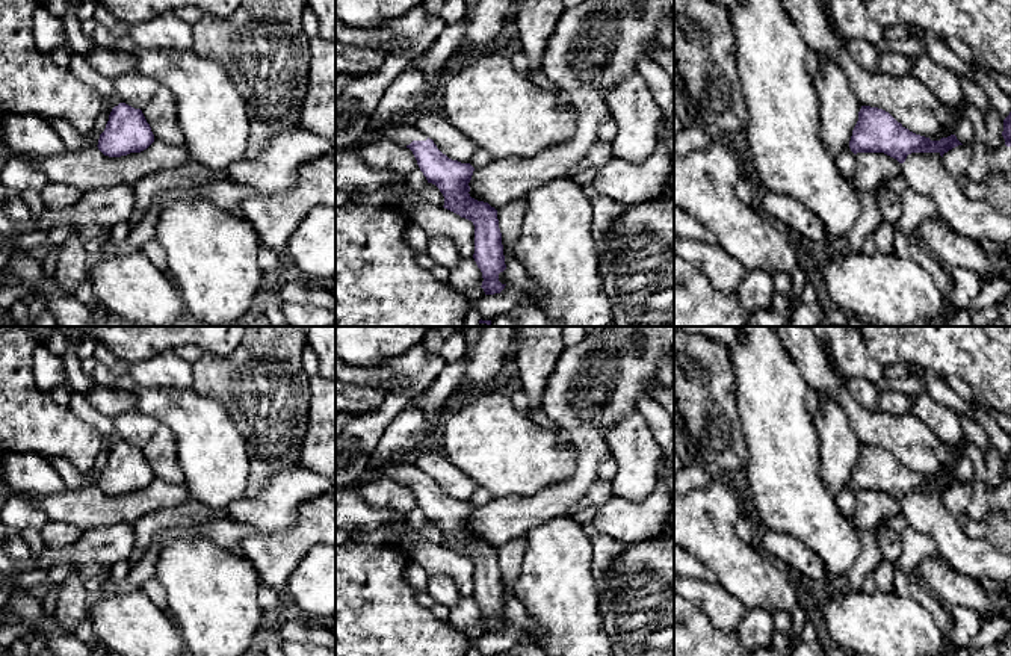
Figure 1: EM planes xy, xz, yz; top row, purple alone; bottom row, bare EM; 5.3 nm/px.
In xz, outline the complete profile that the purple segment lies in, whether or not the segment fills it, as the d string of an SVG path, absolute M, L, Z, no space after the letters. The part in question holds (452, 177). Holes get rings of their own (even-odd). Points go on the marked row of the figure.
M388 121L378 127L375 138L384 138L396 142L397 145L407 147L413 151L417 165L428 183L435 184L444 196L444 209L459 215L473 222L475 225L475 254L473 258L482 272L482 289L485 295L500 293L506 284L499 281L499 274L506 269L502 233L499 228L497 210L488 203L478 201L470 196L470 180L475 168L470 163L461 163L458 160L449 159L443 154L432 139L423 135L416 125L397 124L396 121Z

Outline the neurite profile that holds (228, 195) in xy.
M227 178L213 180L209 184L168 189L154 195L150 209L145 212L141 222L131 227L128 237L122 243L115 243L110 239L101 246L101 257L106 255L131 255L156 237L156 225L159 212L169 203L177 200L199 200L206 198L224 210L236 210L248 196L260 195L258 190L230 181Z

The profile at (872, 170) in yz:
M857 153L854 183L866 192L902 174L902 163L884 153Z

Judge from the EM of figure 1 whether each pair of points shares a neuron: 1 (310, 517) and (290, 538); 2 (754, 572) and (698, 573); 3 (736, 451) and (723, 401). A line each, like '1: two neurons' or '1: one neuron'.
1: one neuron
2: two neurons
3: one neuron

